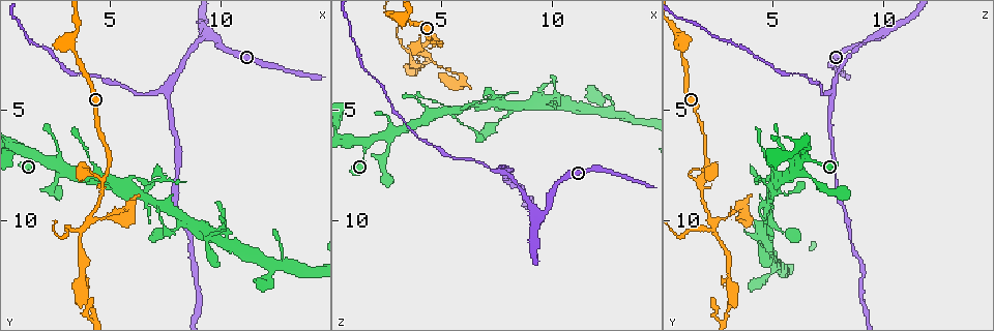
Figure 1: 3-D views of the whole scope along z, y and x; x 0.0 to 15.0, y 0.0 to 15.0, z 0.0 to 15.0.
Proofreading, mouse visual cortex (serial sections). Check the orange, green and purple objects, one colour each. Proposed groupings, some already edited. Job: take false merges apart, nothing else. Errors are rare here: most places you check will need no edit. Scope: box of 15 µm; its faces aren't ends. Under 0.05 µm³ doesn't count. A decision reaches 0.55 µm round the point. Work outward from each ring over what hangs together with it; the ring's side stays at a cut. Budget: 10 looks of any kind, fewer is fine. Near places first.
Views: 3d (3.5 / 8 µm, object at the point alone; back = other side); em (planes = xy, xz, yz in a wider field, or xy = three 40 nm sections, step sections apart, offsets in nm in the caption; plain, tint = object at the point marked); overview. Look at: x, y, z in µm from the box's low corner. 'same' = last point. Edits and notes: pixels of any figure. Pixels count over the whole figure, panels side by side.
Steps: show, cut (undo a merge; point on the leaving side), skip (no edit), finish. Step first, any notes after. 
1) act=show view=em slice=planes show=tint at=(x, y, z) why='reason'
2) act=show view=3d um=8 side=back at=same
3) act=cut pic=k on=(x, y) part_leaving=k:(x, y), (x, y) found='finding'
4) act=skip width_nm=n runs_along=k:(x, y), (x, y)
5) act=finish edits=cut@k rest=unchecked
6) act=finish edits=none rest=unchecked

act=show view=3d um=8 at=(6.8, 8.1, 4.6) why='thin neck'

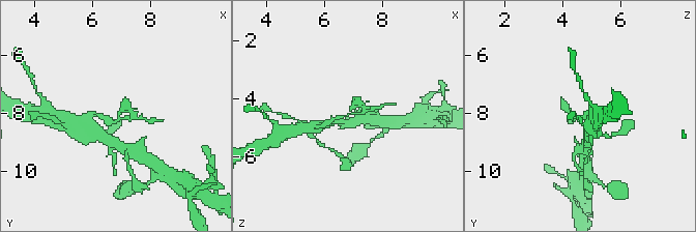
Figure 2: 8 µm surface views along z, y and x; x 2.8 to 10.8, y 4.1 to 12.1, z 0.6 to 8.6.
act=show view=3d um=3.5 at=(6.9, 8.3, 4.6)

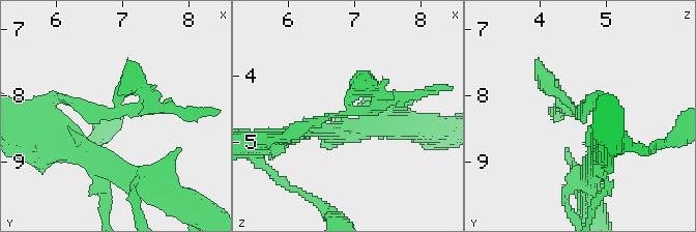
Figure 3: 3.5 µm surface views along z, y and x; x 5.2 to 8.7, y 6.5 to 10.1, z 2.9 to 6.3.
act=show view=em slice=xy step=3 show=tint at=(6.80, 8.20, 4.60) why='now the EM'

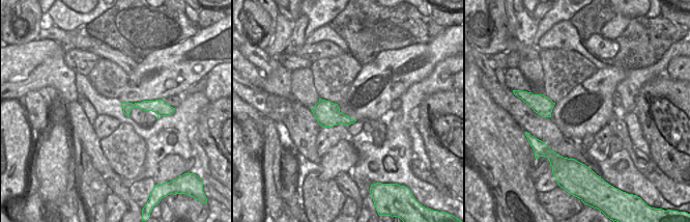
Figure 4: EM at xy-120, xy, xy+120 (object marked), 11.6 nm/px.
act=skip width_nm=280 runs_along=4:(124, 105), (152, 106), (160, 113) found='continuous, no second cell'

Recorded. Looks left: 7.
act=show view=3d um=3.5 side=back at=(4.8, 8.2, 1.9) why='sharp bend'

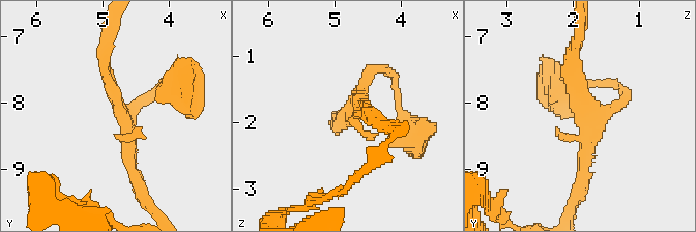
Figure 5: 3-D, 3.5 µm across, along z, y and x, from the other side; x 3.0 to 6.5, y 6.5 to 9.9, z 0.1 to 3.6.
act=show view=em slice=xy step=1 show=tint at=(4.75, 8.15, 1.85) why='shape alone is not enough'

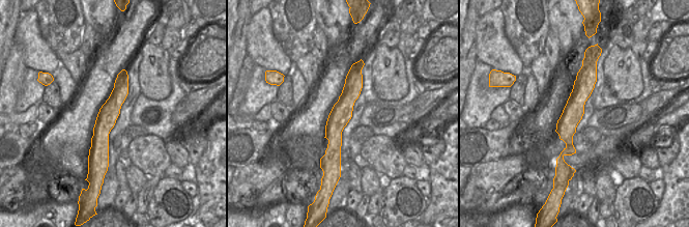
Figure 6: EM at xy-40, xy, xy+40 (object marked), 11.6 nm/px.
act=skip found='one cell here'

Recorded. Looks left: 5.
act=show view=3d um=3.5 at=(4.1, 9.8, 2.1) why='three arms meet'

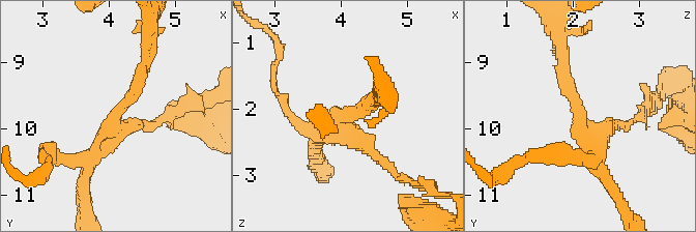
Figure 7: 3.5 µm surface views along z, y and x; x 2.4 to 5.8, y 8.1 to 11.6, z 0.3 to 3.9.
act=show view=em slice=xy step=3 show=tint at=(4.05, 9.85, 2.10) arms=3 arm_widths_nm=150,200,200 why='now the EM'

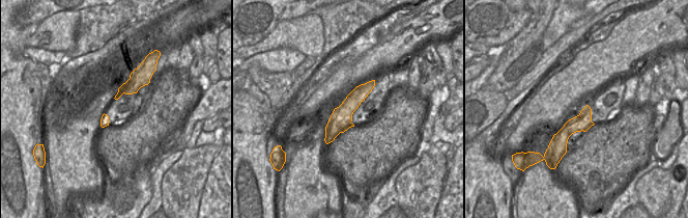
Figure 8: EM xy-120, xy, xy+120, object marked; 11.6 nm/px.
act=cut pic=7 on=(286, 109) width_nm=260 part_leaving=7:(354, 132), (402, 179), (428, 187) found='two cells meet here'

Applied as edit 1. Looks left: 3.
act=finish edits=cut@7 rest=unchecked

